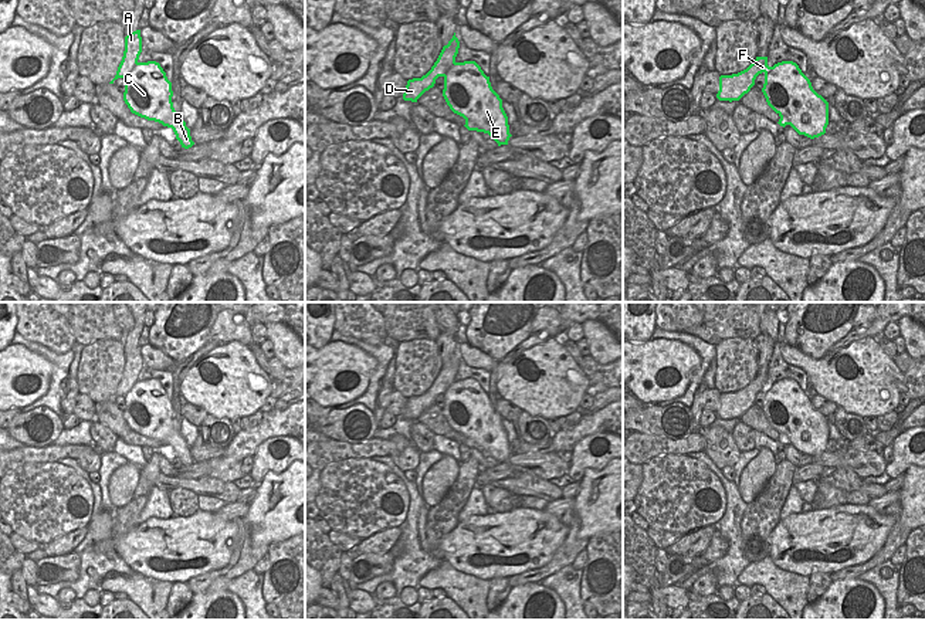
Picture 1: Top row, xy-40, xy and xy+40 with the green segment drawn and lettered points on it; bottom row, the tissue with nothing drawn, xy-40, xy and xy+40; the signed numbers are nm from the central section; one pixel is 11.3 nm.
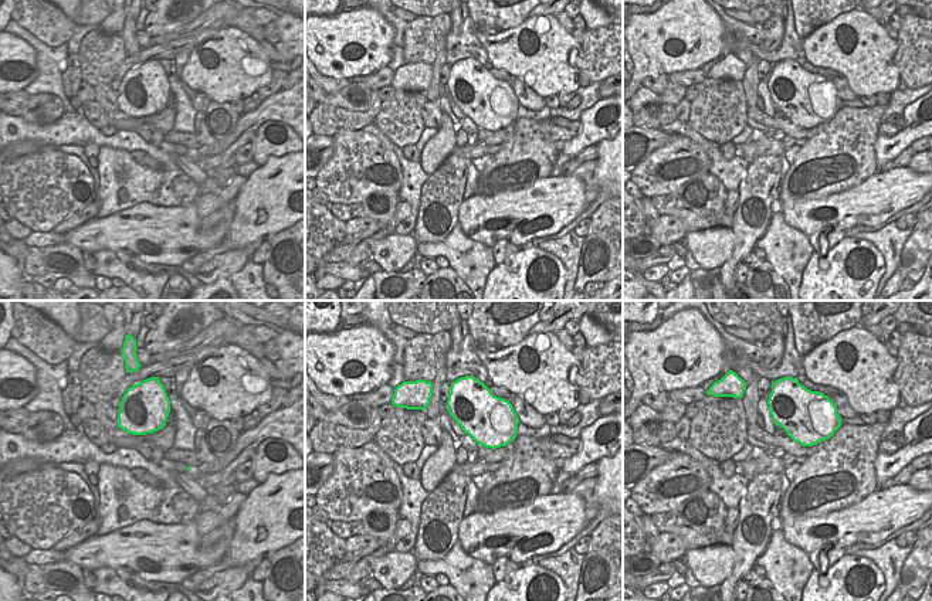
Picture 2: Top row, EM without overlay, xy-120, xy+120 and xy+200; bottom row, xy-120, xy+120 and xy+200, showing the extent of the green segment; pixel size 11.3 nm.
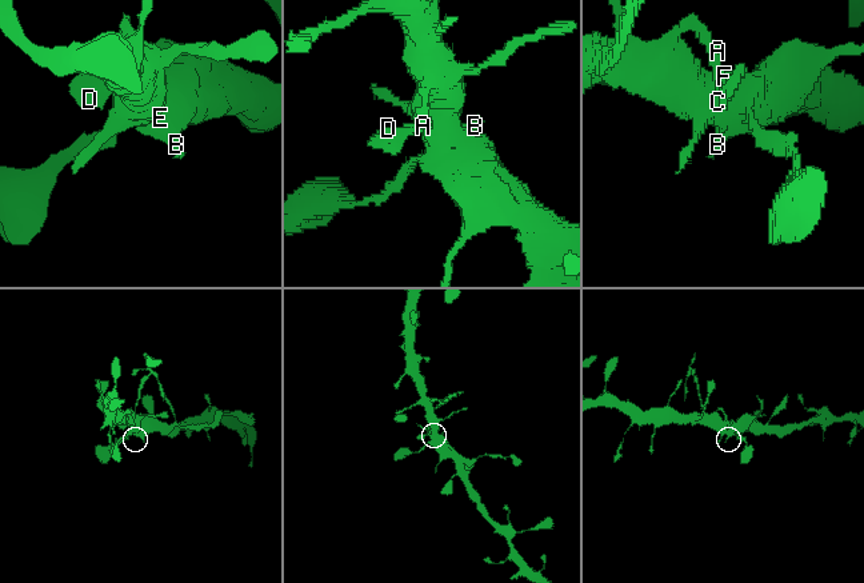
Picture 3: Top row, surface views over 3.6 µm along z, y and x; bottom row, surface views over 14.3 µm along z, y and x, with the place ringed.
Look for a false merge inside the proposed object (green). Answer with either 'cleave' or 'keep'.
keep

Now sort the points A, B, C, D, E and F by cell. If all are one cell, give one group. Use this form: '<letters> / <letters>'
A B C D E F

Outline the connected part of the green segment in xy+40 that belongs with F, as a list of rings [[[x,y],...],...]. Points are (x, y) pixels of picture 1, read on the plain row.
[[[768,375],[756,377],[743,389],[719,394],[719,419],[739,419],[755,403],[759,392],[765,392],[762,410],[768,423],[780,434],[779,443],[790,443],[799,453],[810,457],[826,451],[829,443],[829,420],[819,413],[810,397],[793,379],[768,383]]]

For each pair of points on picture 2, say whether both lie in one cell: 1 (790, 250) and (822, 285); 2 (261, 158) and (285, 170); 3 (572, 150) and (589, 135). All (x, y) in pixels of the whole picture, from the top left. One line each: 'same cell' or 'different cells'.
1: different cells
2: different cells
3: same cell

